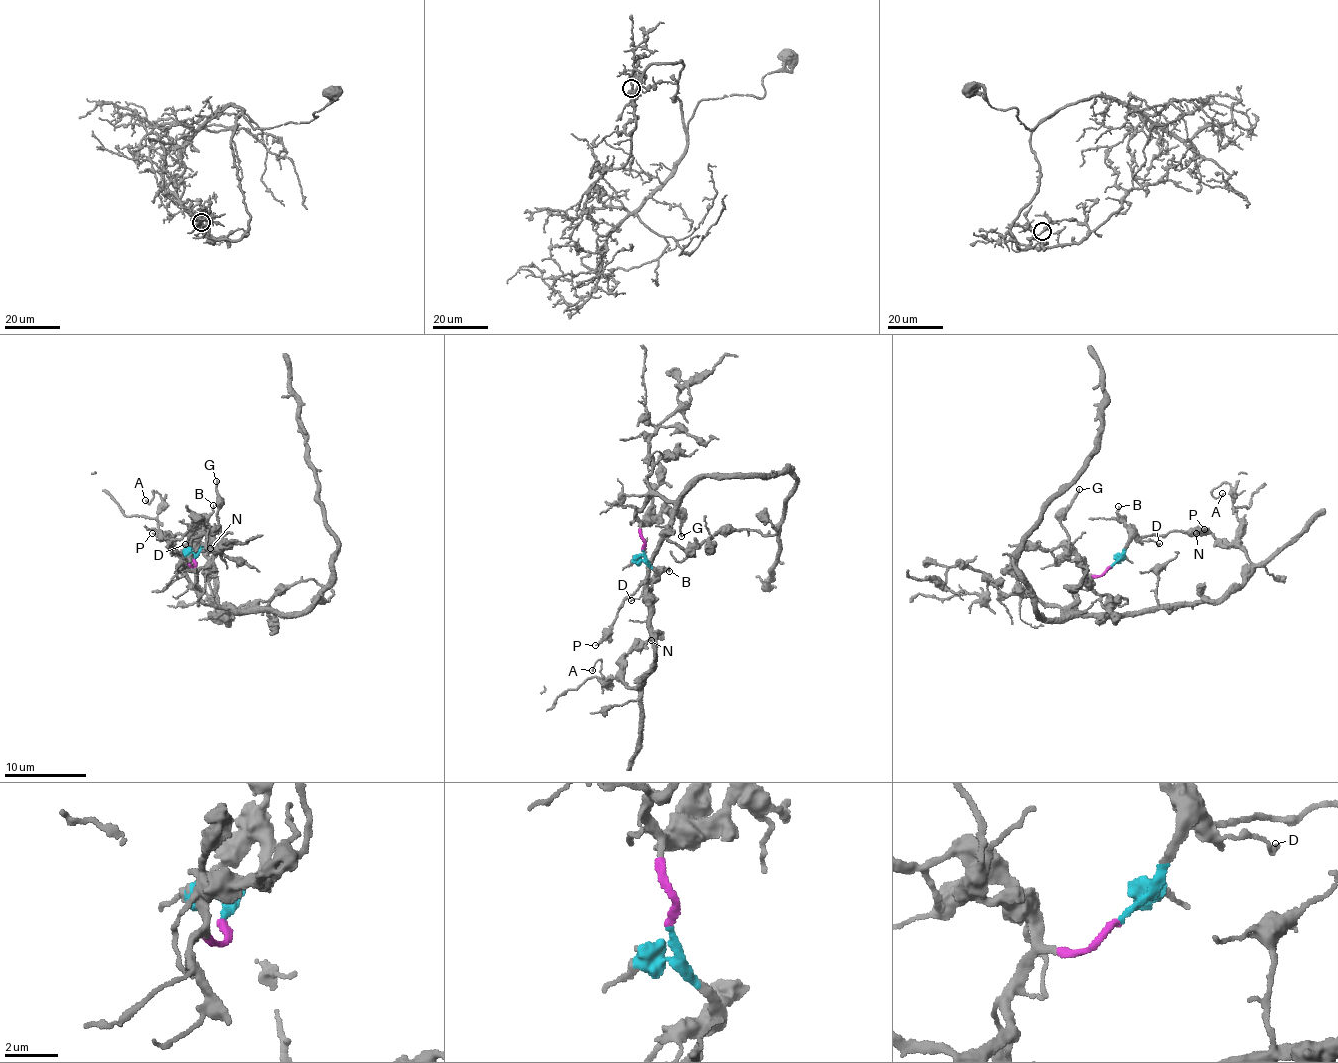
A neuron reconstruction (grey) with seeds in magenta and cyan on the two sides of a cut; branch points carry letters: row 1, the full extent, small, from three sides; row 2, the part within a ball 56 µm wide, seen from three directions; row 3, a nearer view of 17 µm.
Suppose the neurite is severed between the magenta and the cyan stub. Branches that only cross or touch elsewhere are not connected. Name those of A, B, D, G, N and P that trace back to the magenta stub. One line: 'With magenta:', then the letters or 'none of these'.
With magenta: A, G, N

